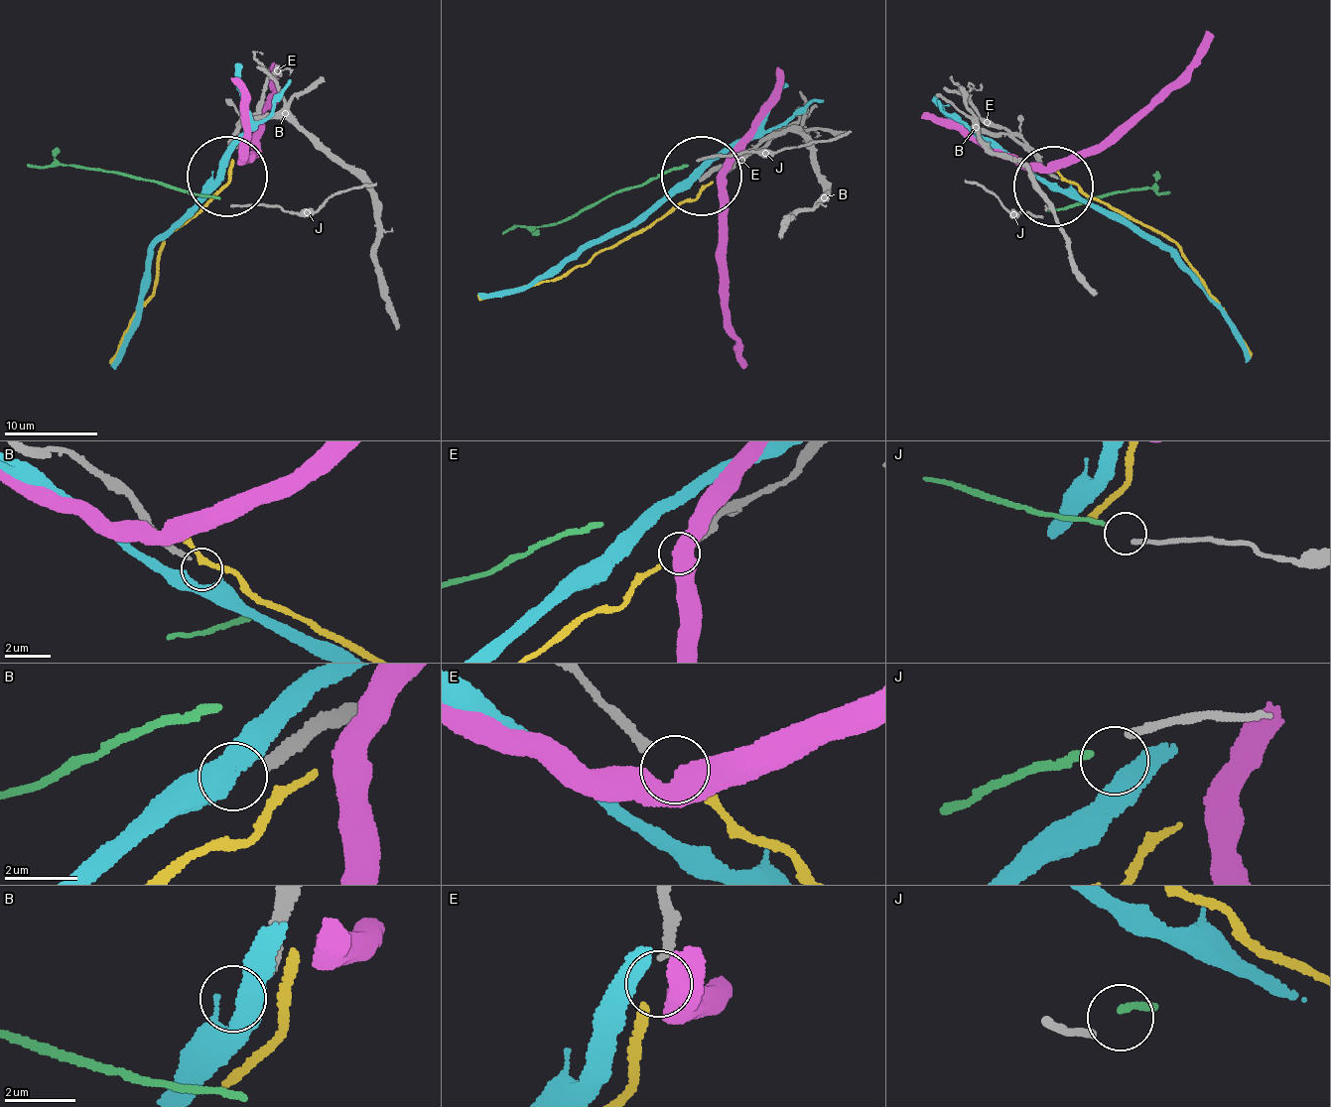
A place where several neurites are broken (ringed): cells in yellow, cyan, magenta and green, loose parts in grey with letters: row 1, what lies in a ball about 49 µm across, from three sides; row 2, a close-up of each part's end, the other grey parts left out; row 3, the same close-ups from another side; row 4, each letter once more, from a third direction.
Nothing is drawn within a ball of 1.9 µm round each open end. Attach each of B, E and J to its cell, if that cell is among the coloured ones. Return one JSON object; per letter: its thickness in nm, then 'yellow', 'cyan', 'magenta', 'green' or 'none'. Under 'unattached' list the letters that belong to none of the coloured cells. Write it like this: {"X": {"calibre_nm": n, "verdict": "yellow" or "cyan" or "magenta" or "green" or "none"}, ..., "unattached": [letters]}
{"B": {"calibre_nm": 280, "verdict": "none"}, "E": {"calibre_nm": 220, "verdict": "yellow"}, "J": {"calibre_nm": 200, "verdict": "green"}, "unattached": ["B"]}

